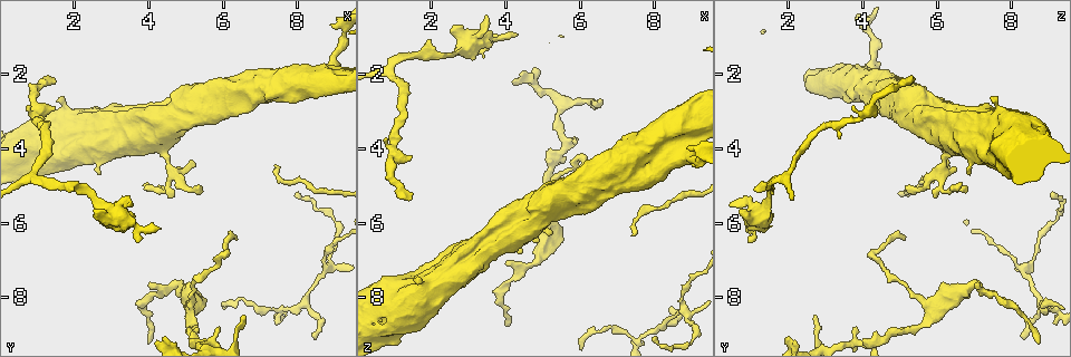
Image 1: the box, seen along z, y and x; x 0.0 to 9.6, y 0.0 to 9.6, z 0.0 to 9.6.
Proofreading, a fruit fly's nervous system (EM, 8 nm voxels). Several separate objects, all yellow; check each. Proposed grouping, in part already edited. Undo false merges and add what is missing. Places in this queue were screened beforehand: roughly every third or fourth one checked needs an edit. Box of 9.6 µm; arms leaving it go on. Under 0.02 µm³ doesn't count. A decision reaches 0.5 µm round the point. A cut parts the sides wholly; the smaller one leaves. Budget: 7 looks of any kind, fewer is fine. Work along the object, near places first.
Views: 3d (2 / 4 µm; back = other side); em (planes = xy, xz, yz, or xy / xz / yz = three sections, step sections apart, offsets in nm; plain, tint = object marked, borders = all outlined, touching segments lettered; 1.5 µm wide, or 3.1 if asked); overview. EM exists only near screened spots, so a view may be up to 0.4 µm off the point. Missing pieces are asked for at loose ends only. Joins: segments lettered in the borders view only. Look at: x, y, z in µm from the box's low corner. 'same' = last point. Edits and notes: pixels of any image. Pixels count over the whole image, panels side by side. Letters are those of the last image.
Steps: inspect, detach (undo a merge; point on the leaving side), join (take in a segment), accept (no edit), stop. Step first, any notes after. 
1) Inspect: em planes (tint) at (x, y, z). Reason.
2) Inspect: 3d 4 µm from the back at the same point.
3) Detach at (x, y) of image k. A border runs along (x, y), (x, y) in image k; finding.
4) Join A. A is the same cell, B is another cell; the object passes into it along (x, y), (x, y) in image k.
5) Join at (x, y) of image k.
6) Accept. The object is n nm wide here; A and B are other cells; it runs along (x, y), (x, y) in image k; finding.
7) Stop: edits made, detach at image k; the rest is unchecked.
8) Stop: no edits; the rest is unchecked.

Inspect: 3d 2 µm at (8.05, 5.20, 9.05).

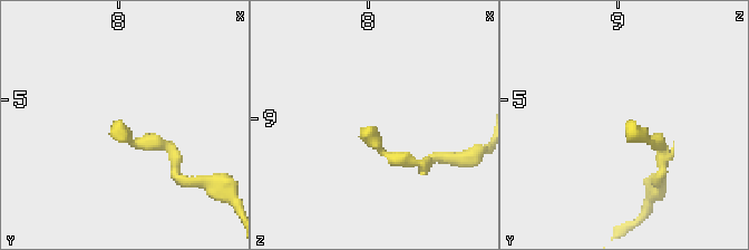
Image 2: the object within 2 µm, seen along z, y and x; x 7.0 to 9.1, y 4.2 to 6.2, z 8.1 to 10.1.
Inspect: em planes (plain) at (8.04, 5.16, 9.08).

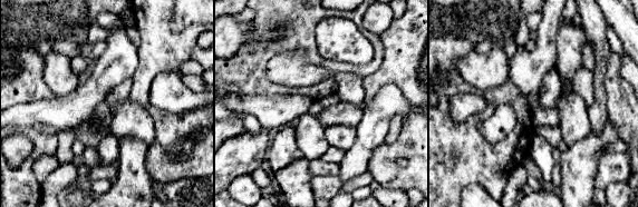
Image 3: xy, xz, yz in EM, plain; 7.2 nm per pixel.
Inspect: em planes (borders) at the same point.

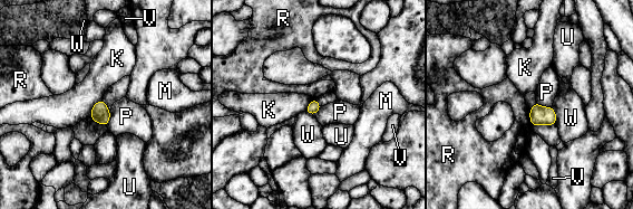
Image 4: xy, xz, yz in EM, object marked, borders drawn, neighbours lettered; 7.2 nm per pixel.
Accept. The object is 80 nm wide here; K, M, P, R, U, V and W are other cells; a border runs along (101, 97), (94, 105), (89, 116) in image 4; no lettered segment goes on from it.

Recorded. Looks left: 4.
Inspect: em yz step 8 (tint) at (8.40, 9.05, 8.35). Branch stops here.

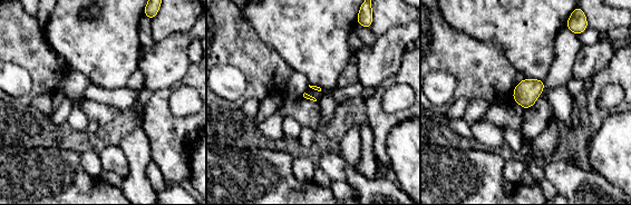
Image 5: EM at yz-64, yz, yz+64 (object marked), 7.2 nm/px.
Inspect: em planes (borders) at the same point.

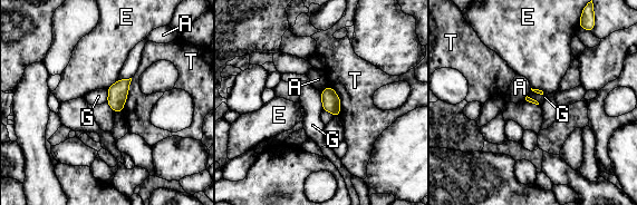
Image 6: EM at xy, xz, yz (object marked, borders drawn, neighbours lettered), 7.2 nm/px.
Accept. The longest contact is with T, 260 nm; A, E, G and T are other cells; a border runs along (320, 93), (324, 109) in image 6; no lettered segment goes on from it.

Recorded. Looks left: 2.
Inspect: em yz step 4 (tint) at (6.35, 6.35, 5.15). Thin end.

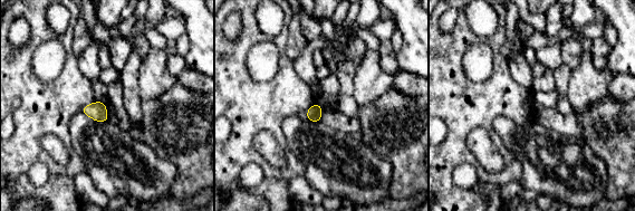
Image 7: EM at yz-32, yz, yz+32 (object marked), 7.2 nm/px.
Inspect: em planes (borders) at the same point.

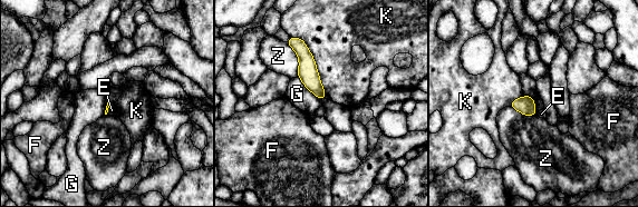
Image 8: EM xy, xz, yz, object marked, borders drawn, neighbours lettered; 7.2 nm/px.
Accept. E, F, G, K and Z are other cells; a border runs along (297, 77), (321, 100) in image 8; no lettered segment goes on from it.

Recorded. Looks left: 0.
Stop: no edits; the rest is unchecked.

